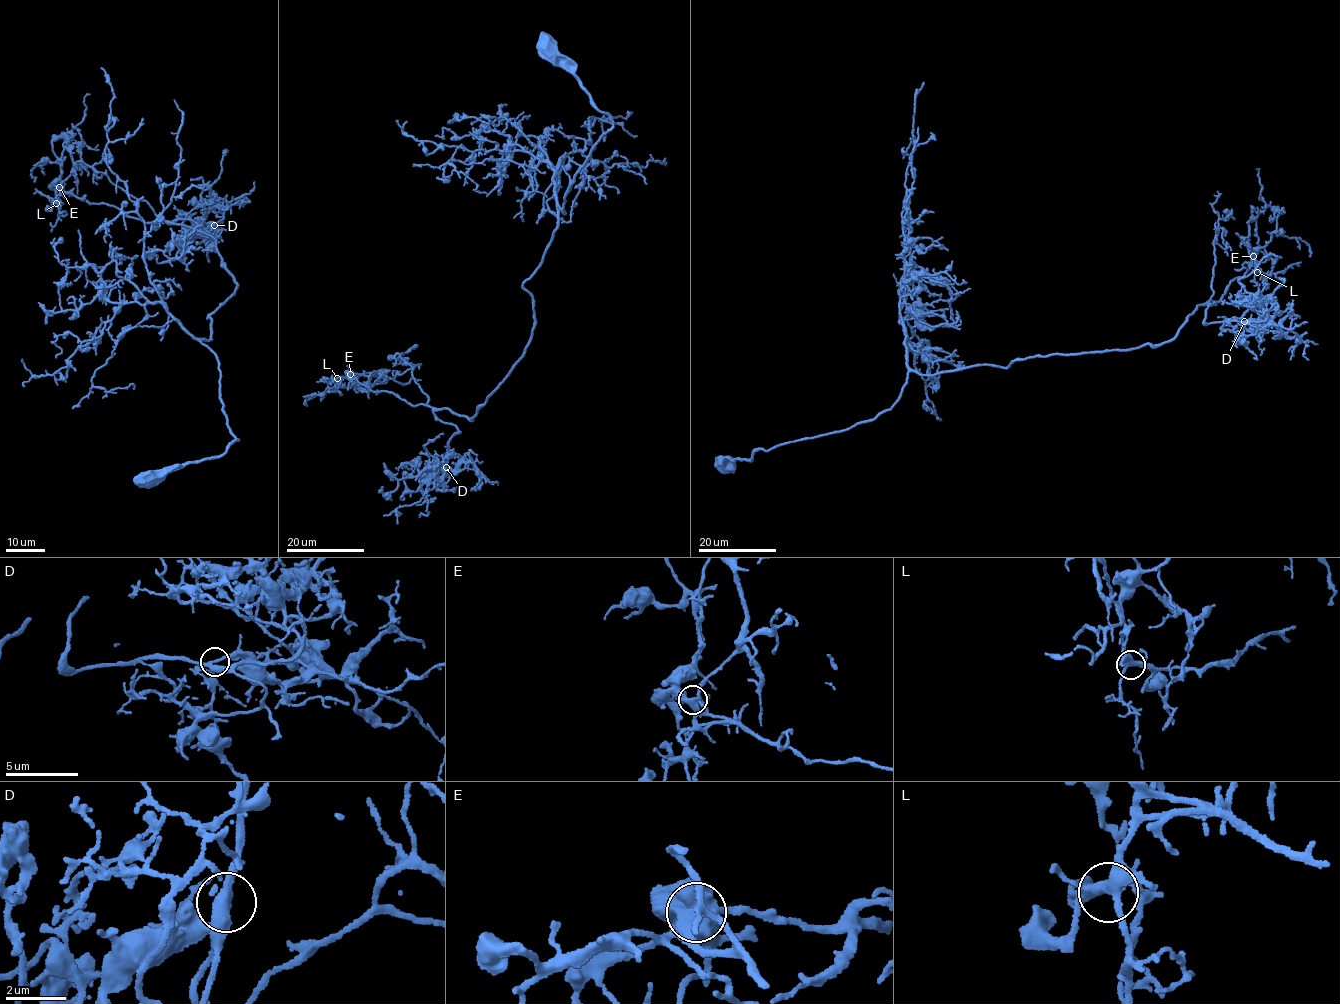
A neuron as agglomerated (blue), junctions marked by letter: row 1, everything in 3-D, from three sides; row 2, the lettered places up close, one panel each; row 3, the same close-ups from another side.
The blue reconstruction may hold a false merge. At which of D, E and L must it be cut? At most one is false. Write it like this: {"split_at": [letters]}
{"split_at": []}

